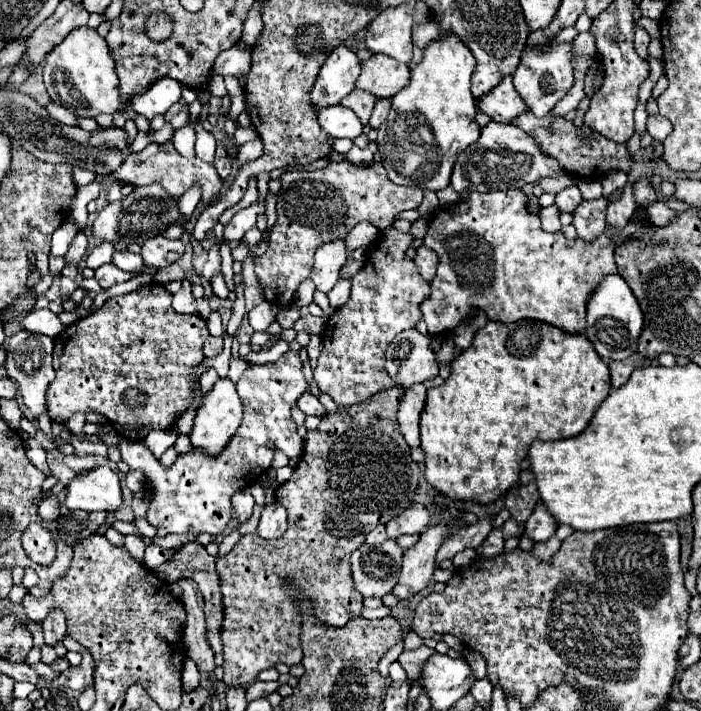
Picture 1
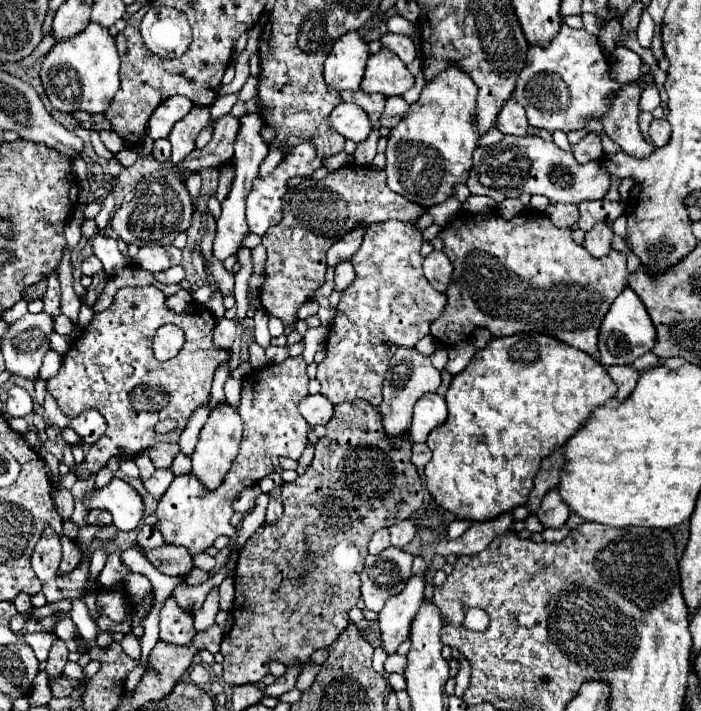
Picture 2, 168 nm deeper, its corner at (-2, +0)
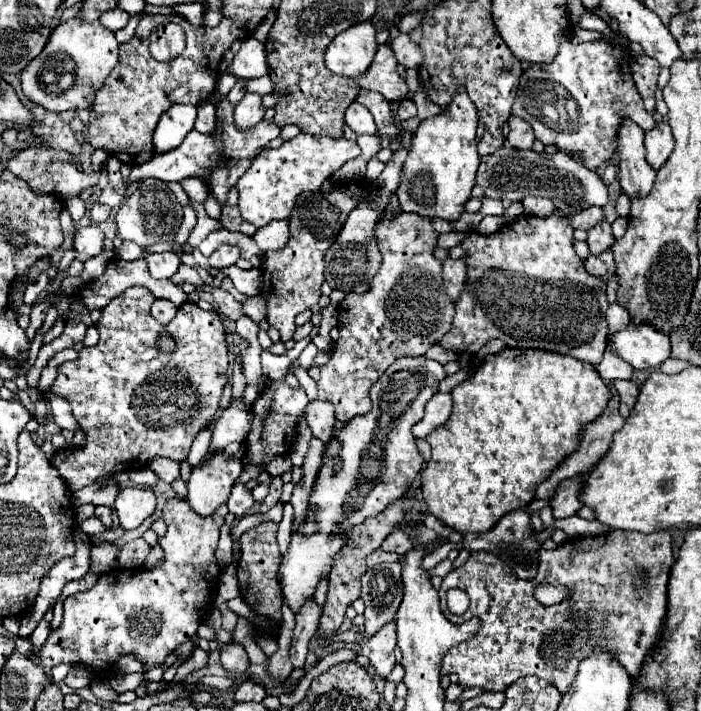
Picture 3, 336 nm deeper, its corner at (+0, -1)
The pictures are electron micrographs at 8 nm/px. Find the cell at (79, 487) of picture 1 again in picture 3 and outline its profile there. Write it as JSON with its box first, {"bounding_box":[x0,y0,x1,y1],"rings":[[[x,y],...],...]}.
{"bounding_box":[115,486,155,530],"rings":[[[119,486],[115,510],[123,530],[135,530],[155,510],[155,494],[149,488]]]}

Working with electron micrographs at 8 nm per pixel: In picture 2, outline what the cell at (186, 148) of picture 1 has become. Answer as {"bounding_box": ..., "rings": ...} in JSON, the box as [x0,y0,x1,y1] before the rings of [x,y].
{"bounding_box":[187,173,201,209],"rings":[[[195,173],[187,179],[187,189],[189,189],[189,197],[193,201],[193,209],[195,209],[197,207],[197,197],[201,193],[201,175],[199,173]]]}

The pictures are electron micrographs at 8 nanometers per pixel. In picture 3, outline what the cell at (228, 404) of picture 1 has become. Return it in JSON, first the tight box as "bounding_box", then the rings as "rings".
{"bounding_box":[187,452,241,516],"rings":[[[211,452],[197,466],[193,466],[187,482],[187,500],[193,510],[201,516],[209,516],[217,510],[217,506],[225,504],[239,470],[241,460],[229,458],[225,452]]]}

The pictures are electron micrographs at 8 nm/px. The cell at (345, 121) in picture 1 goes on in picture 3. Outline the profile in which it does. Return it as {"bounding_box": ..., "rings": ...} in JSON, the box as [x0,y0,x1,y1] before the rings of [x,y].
{"bounding_box":[345,102,377,136],"rings":[[[353,102],[353,104],[345,110],[345,124],[347,124],[357,136],[377,134],[377,126],[375,126],[369,110],[367,110],[365,106],[359,106],[357,102]]]}

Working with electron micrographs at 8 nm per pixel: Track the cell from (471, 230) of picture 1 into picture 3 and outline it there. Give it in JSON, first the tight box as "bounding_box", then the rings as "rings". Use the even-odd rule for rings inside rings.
{"bounding_box":[441,214,609,364],"rings":[[[551,214],[551,216],[547,216],[547,218],[539,218],[539,216],[519,216],[515,222],[509,222],[509,224],[505,224],[505,226],[501,226],[499,228],[499,232],[495,232],[495,234],[479,234],[479,232],[469,232],[467,236],[465,236],[465,240],[461,242],[461,248],[467,252],[467,256],[463,258],[465,260],[465,264],[467,264],[467,282],[465,282],[465,288],[463,288],[463,292],[461,292],[461,296],[459,296],[459,300],[455,302],[455,318],[453,318],[453,324],[451,324],[451,330],[441,338],[441,346],[443,348],[447,348],[447,350],[453,350],[453,352],[471,352],[471,354],[475,354],[485,342],[489,342],[489,340],[493,340],[493,338],[499,338],[499,340],[503,340],[505,342],[505,346],[509,346],[509,348],[541,348],[541,350],[549,350],[549,352],[561,352],[561,354],[567,354],[567,356],[573,356],[573,358],[577,358],[577,360],[581,360],[581,362],[589,362],[589,364],[599,364],[601,362],[601,358],[603,358],[603,352],[605,352],[605,348],[607,348],[607,334],[609,334],[609,330],[607,330],[607,318],[605,318],[605,312],[607,312],[607,294],[605,294],[605,282],[601,282],[601,278],[599,276],[591,276],[587,270],[585,270],[585,266],[583,266],[583,260],[575,254],[575,250],[573,250],[573,228],[571,228],[571,224],[565,220],[565,218],[561,218],[561,214]],[[487,284],[491,284],[493,288],[495,288],[495,292],[493,292],[493,300],[483,300],[483,298],[479,298],[477,294],[475,294],[475,286],[487,286]]]}

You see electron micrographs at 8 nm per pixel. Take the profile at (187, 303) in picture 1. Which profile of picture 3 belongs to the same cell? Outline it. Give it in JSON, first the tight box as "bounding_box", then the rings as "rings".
{"bounding_box":[151,300,177,324],"rings":[[[155,300],[153,306],[151,306],[153,318],[159,320],[161,324],[171,322],[171,318],[175,316],[175,312],[177,312],[177,306],[173,302],[169,302],[169,300]]]}

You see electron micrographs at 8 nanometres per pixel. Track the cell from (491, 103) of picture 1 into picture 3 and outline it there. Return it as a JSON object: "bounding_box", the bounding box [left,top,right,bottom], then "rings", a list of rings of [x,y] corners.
{"bounding_box":[509,116,535,148],"rings":[[[511,116],[509,118],[509,144],[513,148],[531,148],[533,142],[535,142],[535,134],[529,126],[529,122],[525,122],[523,118],[517,118],[517,116]]]}

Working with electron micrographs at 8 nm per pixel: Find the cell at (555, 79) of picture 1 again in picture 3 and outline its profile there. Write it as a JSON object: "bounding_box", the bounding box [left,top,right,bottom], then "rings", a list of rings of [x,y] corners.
{"bounding_box":[511,40,655,170],"rings":[[[565,40],[551,64],[529,64],[525,68],[511,114],[527,120],[535,130],[535,138],[545,146],[553,144],[557,150],[581,154],[583,164],[597,170],[615,152],[617,128],[623,118],[631,118],[643,130],[655,126],[643,108],[629,64],[629,50],[599,40],[581,44]]]}

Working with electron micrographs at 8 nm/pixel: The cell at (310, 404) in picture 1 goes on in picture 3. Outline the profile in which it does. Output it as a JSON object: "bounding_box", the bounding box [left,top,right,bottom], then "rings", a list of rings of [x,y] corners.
{"bounding_box":[305,400,337,442],"rings":[[[313,400],[305,408],[305,420],[307,420],[313,436],[317,436],[323,442],[327,442],[331,438],[331,434],[333,434],[335,424],[337,424],[337,420],[335,420],[335,408],[331,406],[331,402]]]}

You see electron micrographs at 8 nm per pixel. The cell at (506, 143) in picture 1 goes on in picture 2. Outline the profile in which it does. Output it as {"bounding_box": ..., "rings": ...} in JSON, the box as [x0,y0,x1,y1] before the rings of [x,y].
{"bounding_box":[467,135,611,203],"rings":[[[505,135],[499,143],[489,145],[485,149],[477,149],[473,153],[473,167],[467,179],[467,187],[471,193],[493,197],[497,203],[509,197],[515,199],[523,193],[529,193],[529,195],[539,193],[549,197],[553,203],[581,203],[581,201],[603,199],[609,191],[609,185],[611,185],[611,179],[609,179],[609,171],[603,165],[603,157],[601,161],[589,161],[581,165],[575,161],[575,157],[569,151],[559,149],[553,141],[543,141],[541,137],[513,137],[513,135]]]}

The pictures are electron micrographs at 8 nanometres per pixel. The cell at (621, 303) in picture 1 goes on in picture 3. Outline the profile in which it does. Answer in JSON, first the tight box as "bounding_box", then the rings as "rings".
{"bounding_box":[609,322,671,370],"rings":[[[629,322],[623,330],[611,334],[609,348],[637,370],[661,366],[671,352],[669,338],[649,322]]]}

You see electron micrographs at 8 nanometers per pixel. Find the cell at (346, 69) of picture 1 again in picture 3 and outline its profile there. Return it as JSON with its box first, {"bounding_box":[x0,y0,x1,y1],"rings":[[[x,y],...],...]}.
{"bounding_box":[325,22,377,78],"rings":[[[361,22],[339,34],[325,50],[325,66],[333,74],[357,78],[365,74],[377,52],[375,28],[371,22]]]}

